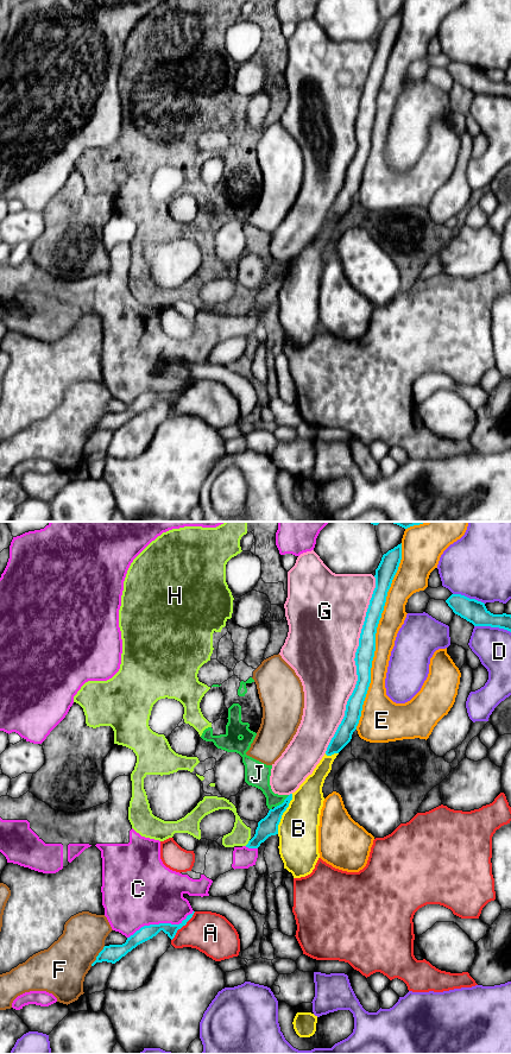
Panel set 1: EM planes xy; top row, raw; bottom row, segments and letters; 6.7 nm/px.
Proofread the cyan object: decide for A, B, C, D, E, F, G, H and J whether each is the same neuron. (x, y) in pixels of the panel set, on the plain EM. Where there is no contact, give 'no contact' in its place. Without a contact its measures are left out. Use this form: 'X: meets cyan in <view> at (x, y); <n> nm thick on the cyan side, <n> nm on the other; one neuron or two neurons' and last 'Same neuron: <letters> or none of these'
A: meets cyan in xy at (182, 393); 100 nm thick on the cyan side, 280 nm on the other; two neurons
B: meets cyan in xy at (282, 282); 130 nm thick on the cyan side, 280 nm on the other; two neurons
C: meets cyan in xy at (159, 391); 100 nm thick on the cyan side, 460 nm on the other; two neurons
D: meets cyan in xy at (492, 94); 160 nm thick on the cyan side, 240 nm on the other; two neurons
E: meets cyan in xy at (374, 103); 130 nm thick on the cyan side, 160 nm on the other; two neurons
F: meets cyan in xy at (98, 423); 120 nm thick on the cyan side, 320 nm on the other; two neurons
G: meets cyan in xy at (355, 132); 130 nm thick on the cyan side, 460 nm on the other; two neurons
H: meets cyan in xy at (248, 310); 130 nm thick on the cyan side, 140 nm on the other; two neurons
J: meets cyan in xy at (283, 270); 130 nm thick on the cyan side, 160 nm on the other; two neurons
Same neuron: none of these

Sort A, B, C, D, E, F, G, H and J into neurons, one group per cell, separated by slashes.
A / B / C / D / E / F / G / H J

